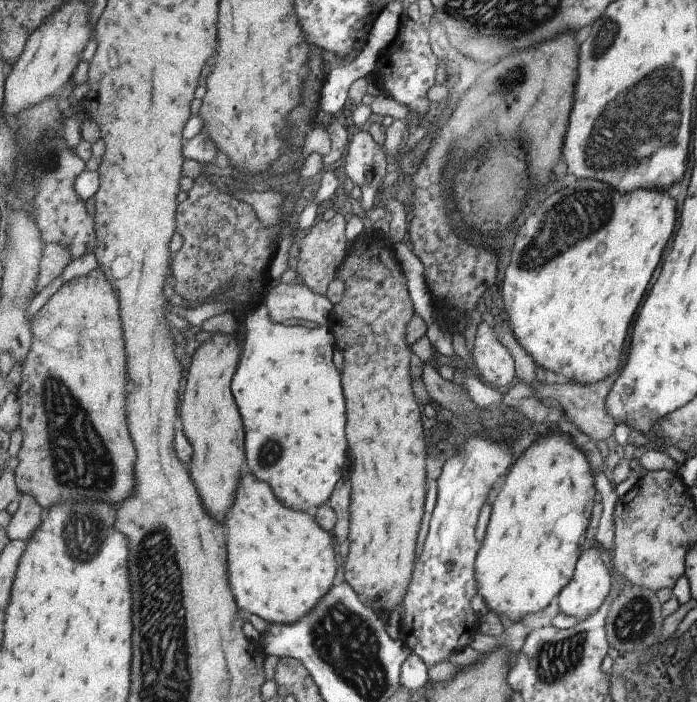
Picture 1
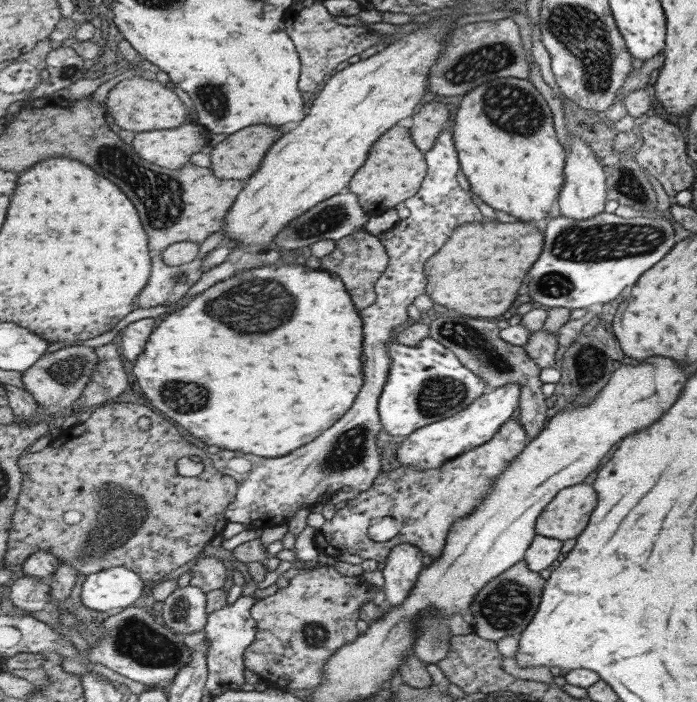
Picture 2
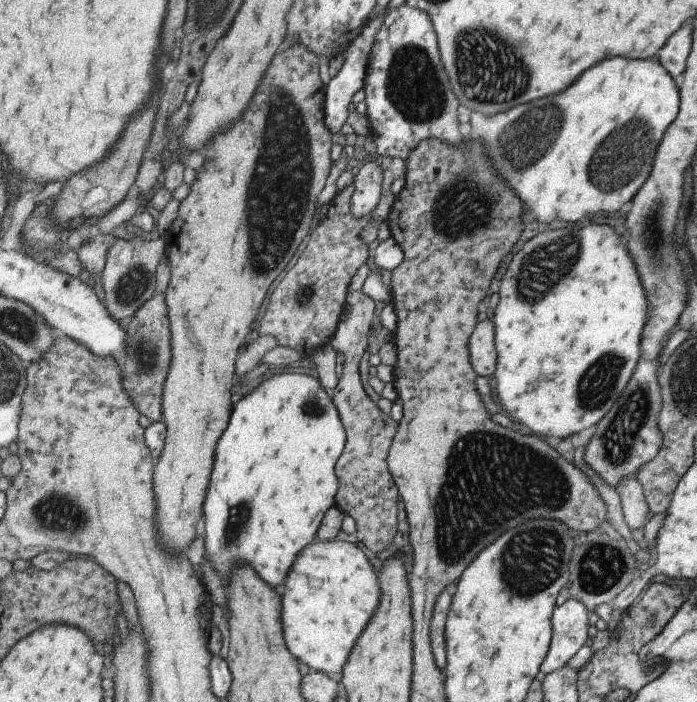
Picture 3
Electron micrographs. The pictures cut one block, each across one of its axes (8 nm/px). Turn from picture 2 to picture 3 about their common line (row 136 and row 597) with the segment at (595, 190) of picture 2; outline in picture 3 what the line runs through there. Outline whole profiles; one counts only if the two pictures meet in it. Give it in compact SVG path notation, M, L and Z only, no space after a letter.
M569 597L552 612L552 638L547 658L540 670L548 675L559 670L587 640L587 610L579 599Z

